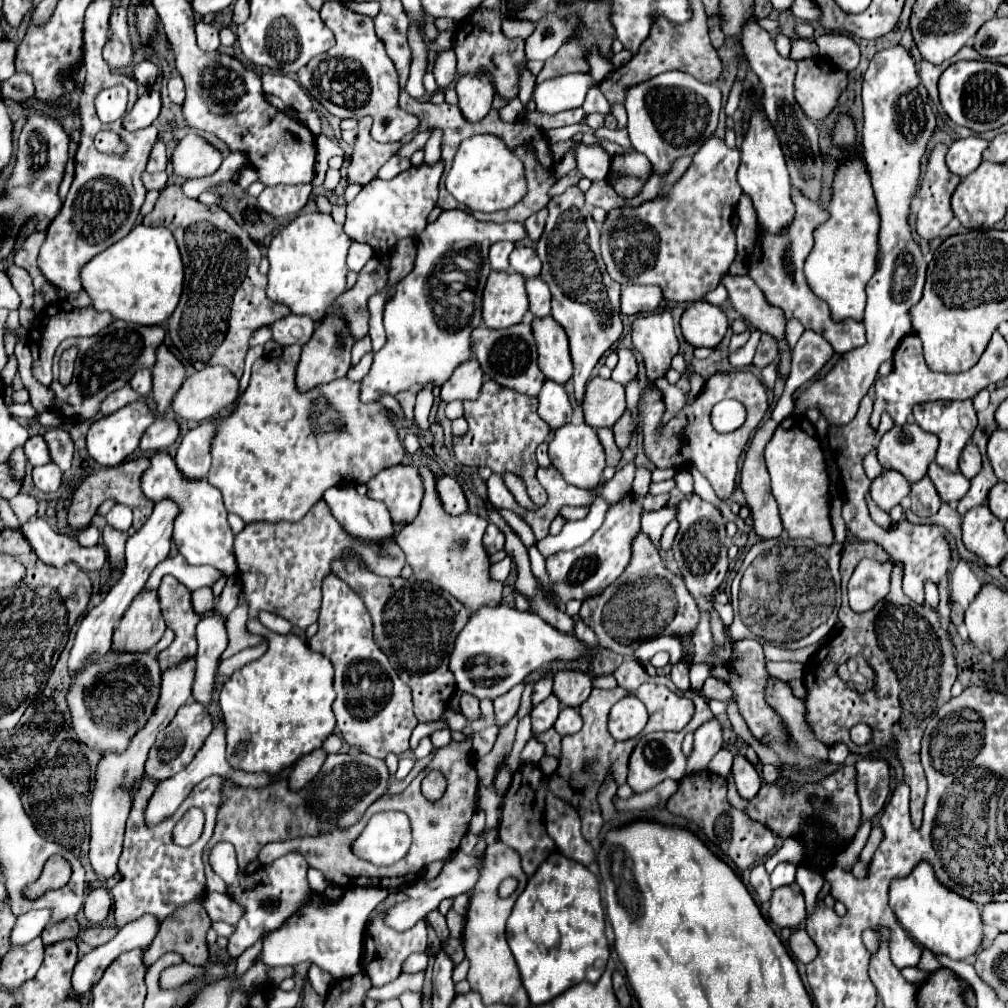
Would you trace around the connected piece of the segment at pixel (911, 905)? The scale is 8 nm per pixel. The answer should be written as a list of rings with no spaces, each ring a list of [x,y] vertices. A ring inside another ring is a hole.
[[[920,863],[908,877],[892,881],[890,907],[896,913],[900,925],[934,955],[946,955],[950,959],[964,961],[974,957],[984,941],[980,905],[946,889],[936,879],[928,863]]]

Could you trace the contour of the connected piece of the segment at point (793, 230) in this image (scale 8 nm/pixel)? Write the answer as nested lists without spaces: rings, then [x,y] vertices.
[[[794,189],[792,201],[796,205],[796,217],[794,217],[794,221],[788,227],[784,237],[768,235],[768,233],[758,229],[758,243],[754,247],[754,253],[750,255],[750,273],[748,275],[762,289],[766,301],[772,307],[780,307],[784,311],[784,317],[788,321],[798,319],[806,329],[820,333],[838,353],[848,353],[848,351],[866,343],[864,323],[854,321],[854,319],[834,321],[828,305],[810,291],[808,283],[804,279],[804,273],[802,273],[804,259],[808,257],[812,243],[814,243],[812,233],[820,223],[824,223],[828,219],[828,211],[822,209],[818,203],[806,199],[802,193],[798,193],[798,189]]]

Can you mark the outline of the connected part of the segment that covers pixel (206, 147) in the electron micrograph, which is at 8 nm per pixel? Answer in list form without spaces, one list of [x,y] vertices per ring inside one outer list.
[[[188,133],[178,141],[170,161],[174,175],[182,179],[194,179],[212,175],[220,167],[222,155],[196,133]]]

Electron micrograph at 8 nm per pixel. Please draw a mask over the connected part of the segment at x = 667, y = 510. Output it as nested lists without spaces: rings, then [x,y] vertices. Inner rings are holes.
[[[664,507],[664,509],[660,509],[660,511],[644,513],[644,515],[642,515],[642,531],[644,531],[644,533],[650,537],[650,541],[656,545],[656,549],[658,549],[662,561],[666,566],[666,554],[668,554],[668,552],[660,547],[660,537],[662,537],[664,527],[666,527],[672,519],[676,519],[676,511],[674,511],[674,507]]]

